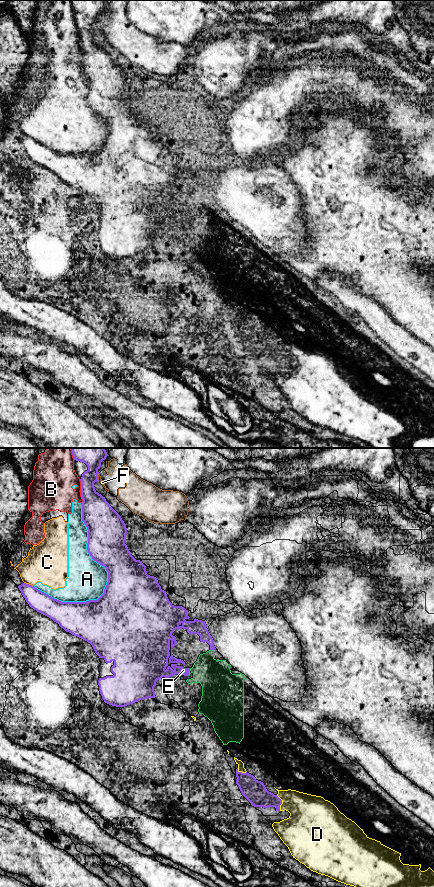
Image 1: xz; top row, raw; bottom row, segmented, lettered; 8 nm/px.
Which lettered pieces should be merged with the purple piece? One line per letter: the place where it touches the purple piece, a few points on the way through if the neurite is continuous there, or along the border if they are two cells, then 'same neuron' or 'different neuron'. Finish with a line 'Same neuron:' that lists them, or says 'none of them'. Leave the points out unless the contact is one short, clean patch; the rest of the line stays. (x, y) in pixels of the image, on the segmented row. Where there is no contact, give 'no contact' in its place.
A: contact xz (105, 567); different neuron
B: contact xz (81, 491); different neuron
C: contact xz (28, 584); different neuron
D: contact xz (281, 803); border xz (276, 795), (281, 800), (280, 810); different neuron
E: contact xz (188, 672); different neuron
F: contact xz (97, 477); border xz (99, 473), (98, 480); different neuron
Same neuron: none of them

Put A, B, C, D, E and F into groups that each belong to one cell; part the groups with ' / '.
A B C / D / E / F

